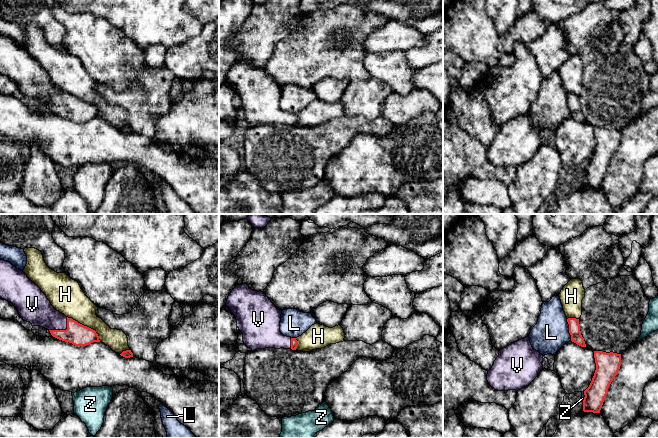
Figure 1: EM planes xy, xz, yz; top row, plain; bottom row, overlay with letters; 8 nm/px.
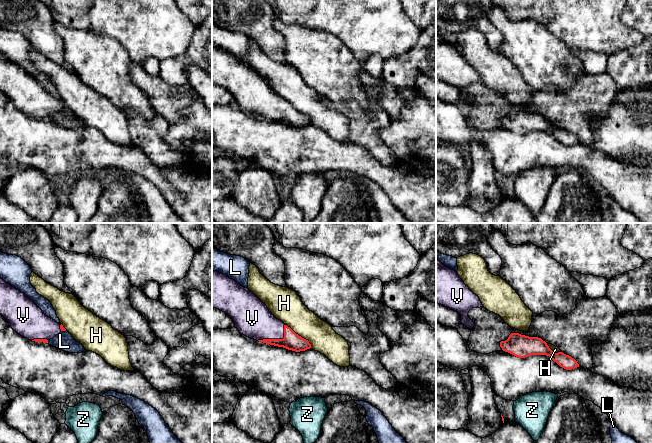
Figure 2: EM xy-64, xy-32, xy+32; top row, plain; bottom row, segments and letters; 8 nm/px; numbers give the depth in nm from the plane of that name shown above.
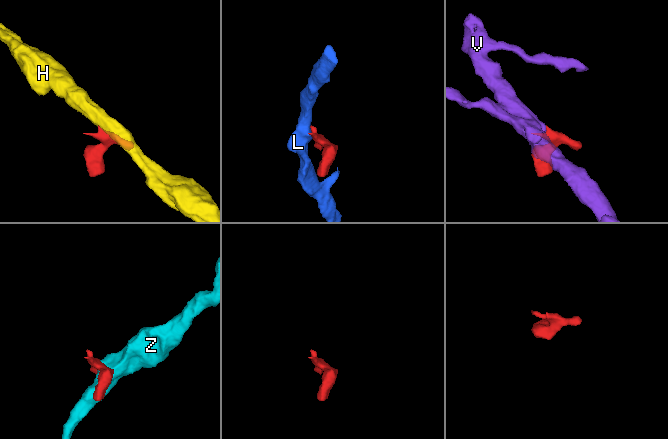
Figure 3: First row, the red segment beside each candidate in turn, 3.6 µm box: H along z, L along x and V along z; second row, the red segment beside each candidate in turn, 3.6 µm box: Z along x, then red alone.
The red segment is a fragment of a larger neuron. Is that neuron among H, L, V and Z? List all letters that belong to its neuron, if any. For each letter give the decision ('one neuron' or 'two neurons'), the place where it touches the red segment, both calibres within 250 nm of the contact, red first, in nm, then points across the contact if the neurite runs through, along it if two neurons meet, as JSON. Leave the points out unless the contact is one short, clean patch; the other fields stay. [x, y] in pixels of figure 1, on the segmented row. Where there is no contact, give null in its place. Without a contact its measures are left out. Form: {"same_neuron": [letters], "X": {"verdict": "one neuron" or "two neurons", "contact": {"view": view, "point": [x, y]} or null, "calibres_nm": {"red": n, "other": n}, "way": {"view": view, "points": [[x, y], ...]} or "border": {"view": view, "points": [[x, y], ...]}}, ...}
{"same_neuron": ["V"], "H": {"verdict": "two neurons", "contact": {"view": "xy", "point": [86, 326]}, "calibres_nm": {"red": 180, "other": 260}}, "L": {"verdict": "two neurons", "contact": {"view": "yz", "point": [569, 330]}, "calibres_nm": {"red": 100, "other": 280}, "border": {"view": "yz", "points": [[566, 319], [569, 325], [571, 340]]}}, "V": {"verdict": "one neuron", "contact": {"view": "xy", "point": [63, 330]}, "calibres_nm": {"red": 180, "other": 220}, "way": {"view": "xy", "points": [[79, 335], [69, 330], [63, 330], [53, 320], [39, 312]]}}, "Z": {"verdict": "two neurons", "contact": {"view": "yz", "point": [585, 396]}, "calibres_nm": {"red": 170, "other": 30}}}

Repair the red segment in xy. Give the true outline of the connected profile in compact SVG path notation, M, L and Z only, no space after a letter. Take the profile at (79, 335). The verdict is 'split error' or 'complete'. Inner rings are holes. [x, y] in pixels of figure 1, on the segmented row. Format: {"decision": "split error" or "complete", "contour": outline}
{"decision": "split error", "contour": "M0 259L0 298L11 302L24 321L30 322L32 326L40 326L49 330L51 335L59 340L72 343L75 346L100 342L95 330L57 311L41 289L23 271L2 259Z"}

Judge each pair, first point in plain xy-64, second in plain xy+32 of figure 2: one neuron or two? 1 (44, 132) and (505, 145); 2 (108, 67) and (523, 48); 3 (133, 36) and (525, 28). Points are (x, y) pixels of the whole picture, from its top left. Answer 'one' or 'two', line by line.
1: one
2: one
3: two

